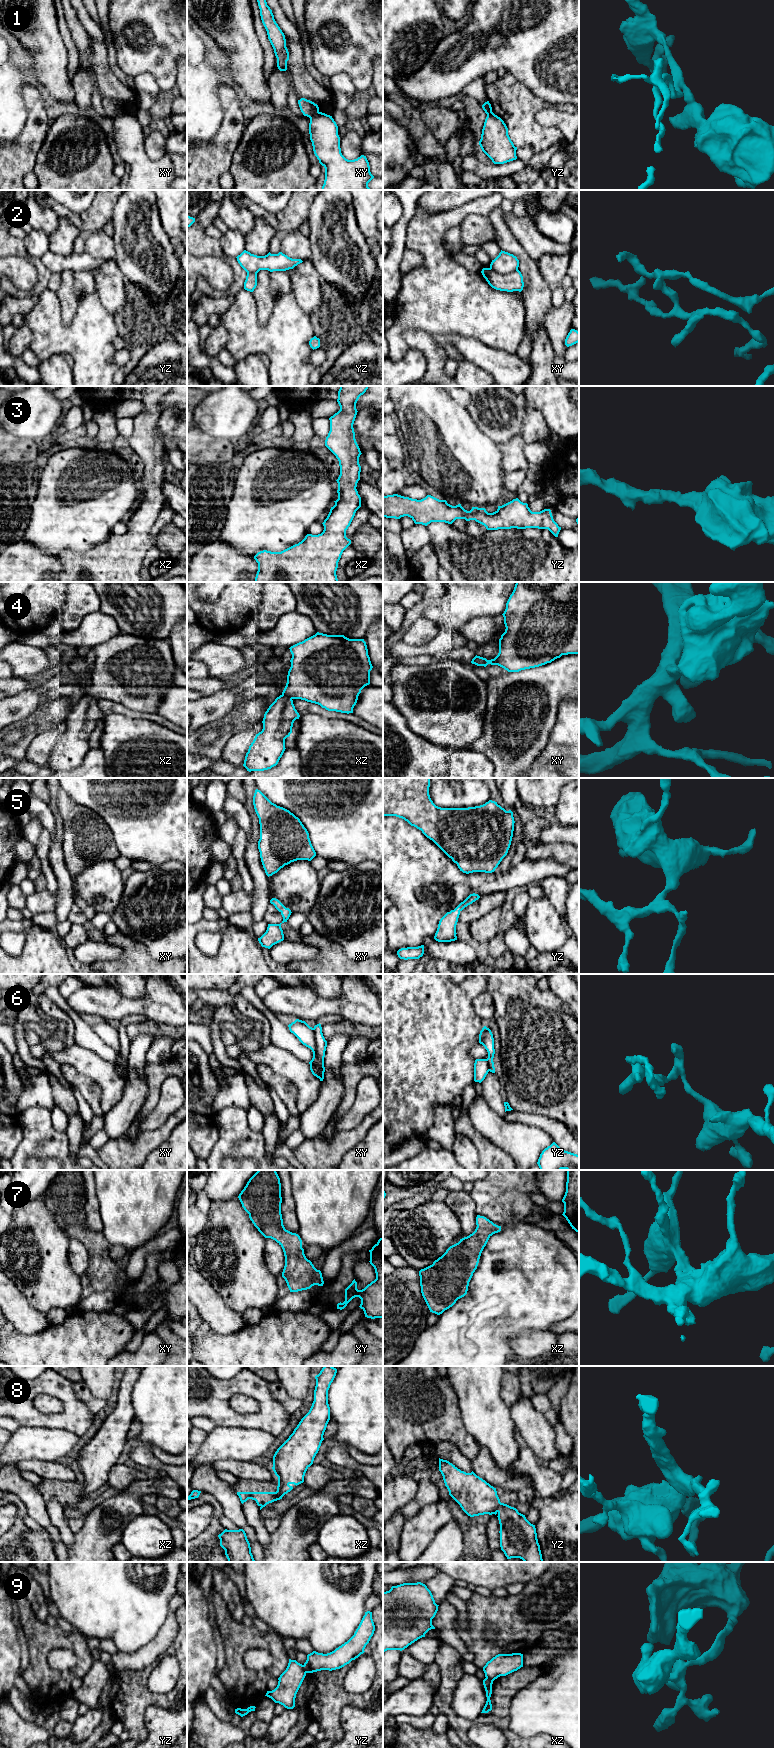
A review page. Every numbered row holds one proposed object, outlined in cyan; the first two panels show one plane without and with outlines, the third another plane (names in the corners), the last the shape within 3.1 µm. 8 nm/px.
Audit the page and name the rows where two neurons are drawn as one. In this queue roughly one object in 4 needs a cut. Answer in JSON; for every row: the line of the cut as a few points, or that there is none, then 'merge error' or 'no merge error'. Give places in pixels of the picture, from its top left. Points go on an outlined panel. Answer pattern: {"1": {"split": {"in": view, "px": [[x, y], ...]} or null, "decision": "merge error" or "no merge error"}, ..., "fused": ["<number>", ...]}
{"1": {"split": {"in": "xy", "px": [[319, 112], [309, 117]]}, "decision": "merge error"}, "2": {"split": {"in": "xy", "px": [[490, 267], [500, 273], [509, 273], [517, 270]]}, "decision": "merge error"}, "3": {"split": null, "decision": "no merge error"}, "4": {"split": null, "decision": "no merge error"}, "5": {"split": null, "decision": "no merge error"}, "6": {"split": {"in": "xy", "px": [[313, 1028], [316, 1055], [319, 1060], [318, 1064]]}, "decision": "merge error"}, "7": {"split": null, "decision": "no merge error"}, "8": {"split": null, "decision": "no merge error"}, "9": {"split": {"in": "yz", "px": [[302, 1665], [306, 1672]]}, "decision": "merge error"}, "fused": ["1", "2", "6", "9"]}

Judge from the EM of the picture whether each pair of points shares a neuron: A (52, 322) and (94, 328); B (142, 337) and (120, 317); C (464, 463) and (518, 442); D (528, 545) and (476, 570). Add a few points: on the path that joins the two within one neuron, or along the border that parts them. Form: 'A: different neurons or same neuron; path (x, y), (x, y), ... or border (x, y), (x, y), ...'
A: same neuron; path (62, 330), (84, 330)
B: same neuron; path (137, 332), (125, 320)
C: different neurons; border (496, 444), (501, 453), (501, 468), (504, 472)
D: same neuron; path (515, 558), (503, 570), (489, 570)

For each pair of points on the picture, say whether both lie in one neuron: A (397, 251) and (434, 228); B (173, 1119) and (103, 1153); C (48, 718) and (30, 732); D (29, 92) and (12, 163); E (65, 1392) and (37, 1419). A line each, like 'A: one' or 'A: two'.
A: two
B: one
C: two
D: one
E: one

